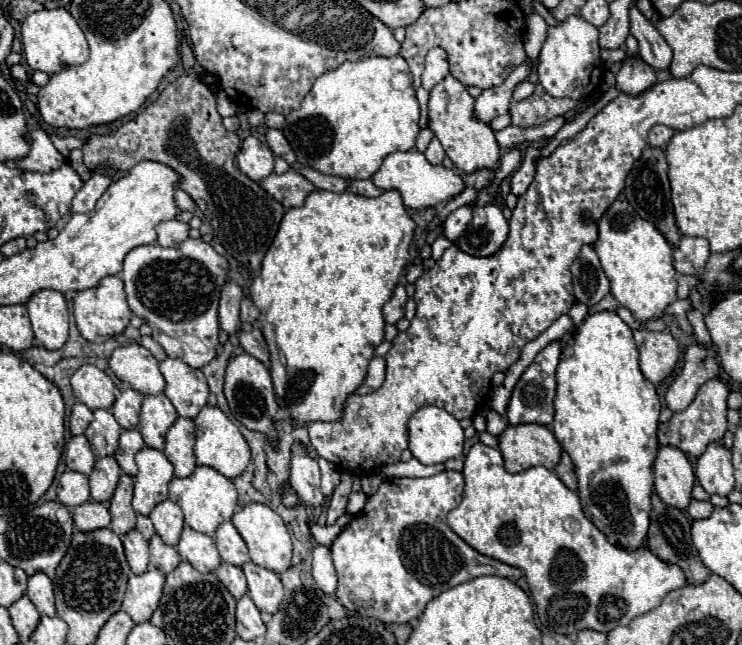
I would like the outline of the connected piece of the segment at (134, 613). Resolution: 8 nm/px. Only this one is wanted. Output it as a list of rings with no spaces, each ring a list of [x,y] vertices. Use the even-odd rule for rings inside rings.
[[[150,567],[142,575],[130,575],[128,589],[122,601],[122,611],[126,611],[136,625],[152,617],[162,597],[164,579],[166,575],[162,571],[156,571],[154,567]]]

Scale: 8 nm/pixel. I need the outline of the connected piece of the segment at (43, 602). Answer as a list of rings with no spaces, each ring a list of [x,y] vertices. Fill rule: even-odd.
[[[44,573],[32,575],[28,579],[28,591],[26,591],[26,595],[36,605],[36,609],[40,611],[40,615],[56,617],[54,591],[52,591],[52,581],[48,579],[48,575],[44,575]]]

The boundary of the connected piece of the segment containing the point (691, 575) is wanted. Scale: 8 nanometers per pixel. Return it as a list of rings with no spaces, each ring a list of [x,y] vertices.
[[[656,491],[652,493],[650,529],[648,529],[648,535],[646,535],[648,549],[654,551],[660,559],[680,565],[682,571],[686,573],[688,583],[702,583],[702,581],[706,581],[710,577],[712,571],[708,571],[708,567],[704,567],[704,563],[698,557],[698,551],[696,551],[696,547],[692,543],[692,537],[690,537],[690,523],[692,523],[692,519],[688,519],[688,513],[684,509],[670,507],[656,495]]]

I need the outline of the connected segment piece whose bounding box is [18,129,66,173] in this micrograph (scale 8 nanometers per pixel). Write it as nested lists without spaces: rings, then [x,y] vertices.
[[[32,129],[28,139],[30,139],[30,153],[18,161],[20,169],[50,173],[54,169],[60,169],[62,163],[66,163],[66,157],[52,145],[46,131]]]

